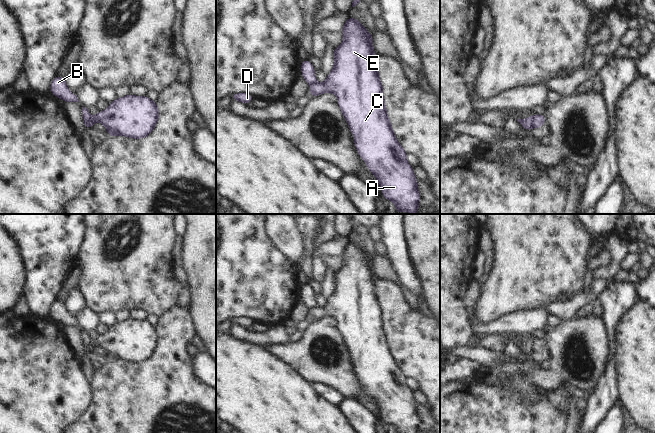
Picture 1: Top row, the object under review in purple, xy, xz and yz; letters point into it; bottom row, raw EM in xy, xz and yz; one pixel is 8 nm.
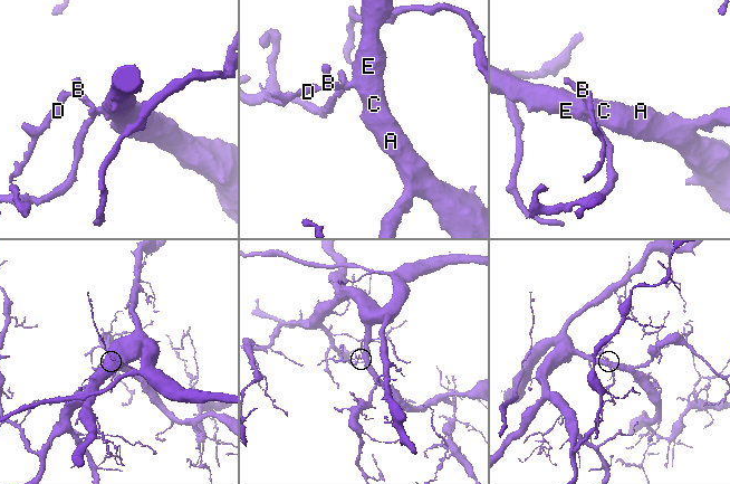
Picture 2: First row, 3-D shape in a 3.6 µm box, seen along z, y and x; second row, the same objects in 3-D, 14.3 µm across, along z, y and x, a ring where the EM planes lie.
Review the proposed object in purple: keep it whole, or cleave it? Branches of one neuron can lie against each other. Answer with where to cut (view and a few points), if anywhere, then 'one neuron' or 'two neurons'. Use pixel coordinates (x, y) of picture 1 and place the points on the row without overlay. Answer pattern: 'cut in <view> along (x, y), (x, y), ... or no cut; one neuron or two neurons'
cut in yz along (535, 339), (532, 351); two neurons

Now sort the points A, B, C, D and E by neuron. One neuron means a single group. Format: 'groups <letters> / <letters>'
groups A C E / B D

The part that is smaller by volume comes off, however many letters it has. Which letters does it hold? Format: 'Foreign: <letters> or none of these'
Foreign: B, D

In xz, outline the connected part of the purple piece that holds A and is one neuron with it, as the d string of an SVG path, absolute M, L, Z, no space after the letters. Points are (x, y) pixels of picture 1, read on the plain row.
M348 241L341 255L344 259L342 268L334 272L334 289L324 307L310 309L311 321L322 317L334 317L342 339L348 346L354 360L355 372L375 399L384 423L391 424L396 433L419 433L421 419L418 415L418 404L413 392L407 385L407 376L399 368L387 340L383 321L383 308L379 302L376 276L373 273L373 258L356 242Z

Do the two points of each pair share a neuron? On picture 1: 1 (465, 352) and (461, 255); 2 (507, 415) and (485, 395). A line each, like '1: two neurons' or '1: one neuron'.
1: two neurons
2: one neuron

